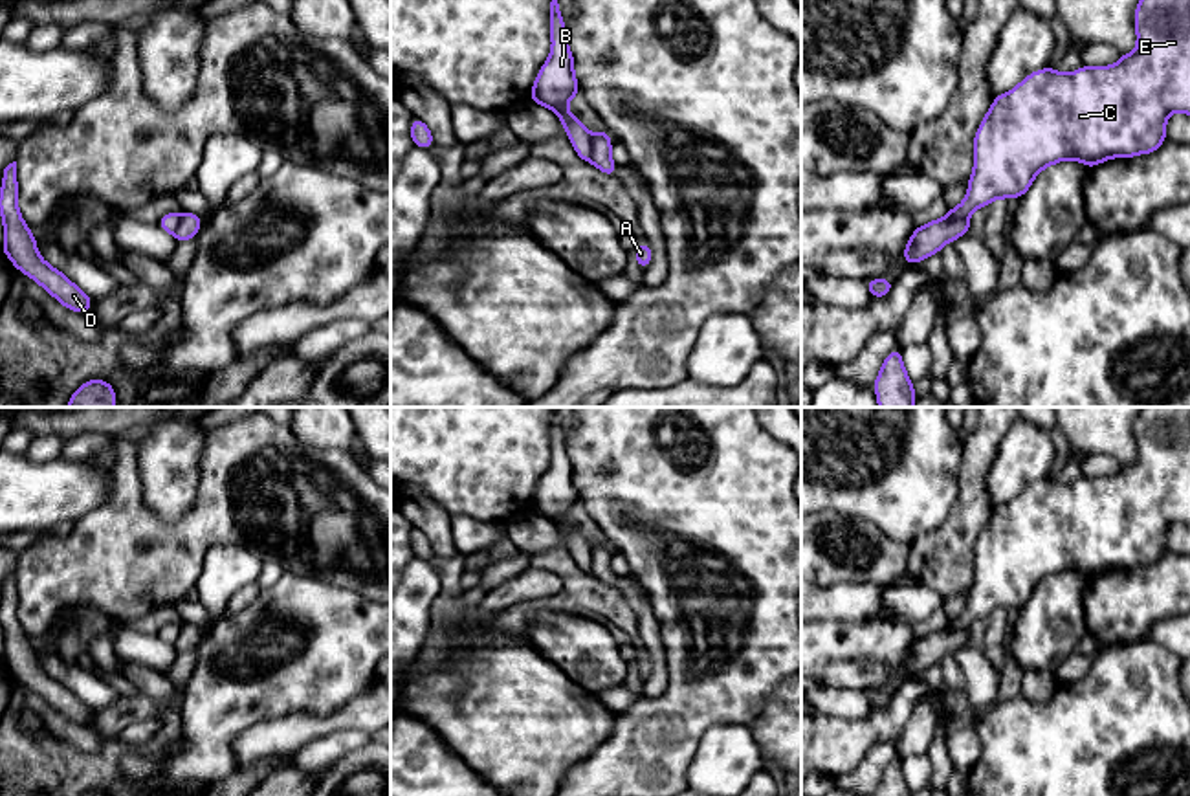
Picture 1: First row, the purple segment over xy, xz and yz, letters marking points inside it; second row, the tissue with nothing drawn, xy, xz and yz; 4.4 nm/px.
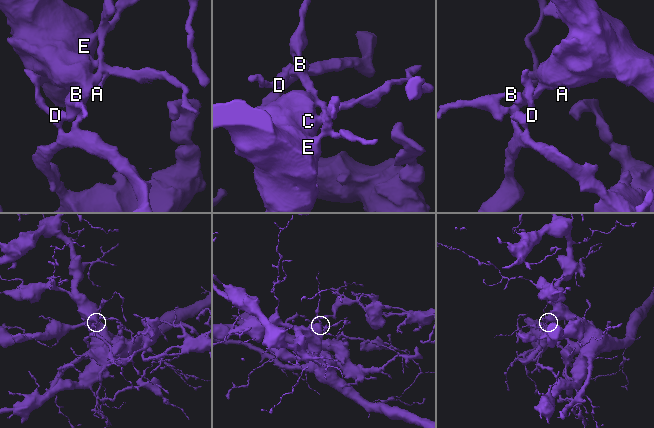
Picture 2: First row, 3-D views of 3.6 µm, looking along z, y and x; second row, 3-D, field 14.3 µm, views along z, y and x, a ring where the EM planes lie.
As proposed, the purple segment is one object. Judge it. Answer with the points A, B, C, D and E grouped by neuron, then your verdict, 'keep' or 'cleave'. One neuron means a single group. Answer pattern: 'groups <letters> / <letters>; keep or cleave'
groups A B C D E; keep

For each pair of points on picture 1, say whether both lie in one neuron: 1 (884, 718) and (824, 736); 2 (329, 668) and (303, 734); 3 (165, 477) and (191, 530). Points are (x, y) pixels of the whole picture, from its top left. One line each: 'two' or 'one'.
1: one
2: two
3: two

